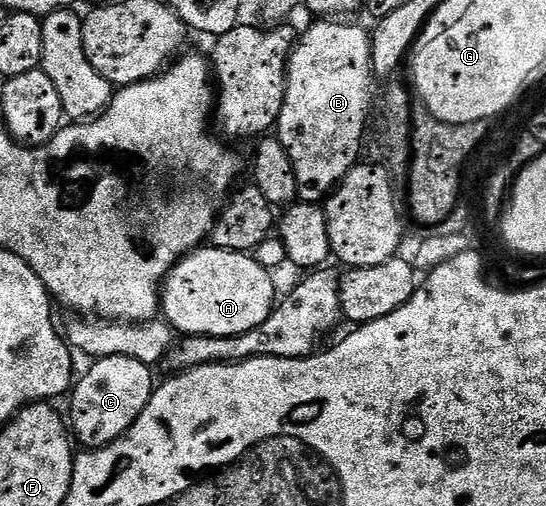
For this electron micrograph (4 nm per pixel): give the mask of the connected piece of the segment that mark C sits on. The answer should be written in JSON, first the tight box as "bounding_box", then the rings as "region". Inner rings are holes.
{"bounding_box":[70,357,154,449],"region":[[[102,357],[93,359],[88,368],[88,373],[84,377],[75,381],[71,389],[72,396],[72,420],[70,416],[70,428],[74,433],[75,439],[80,440],[85,449],[104,448],[110,442],[122,438],[134,426],[134,422],[146,410],[152,393],[154,383],[152,384],[153,369],[149,365],[143,364],[138,358],[132,357]]]}

